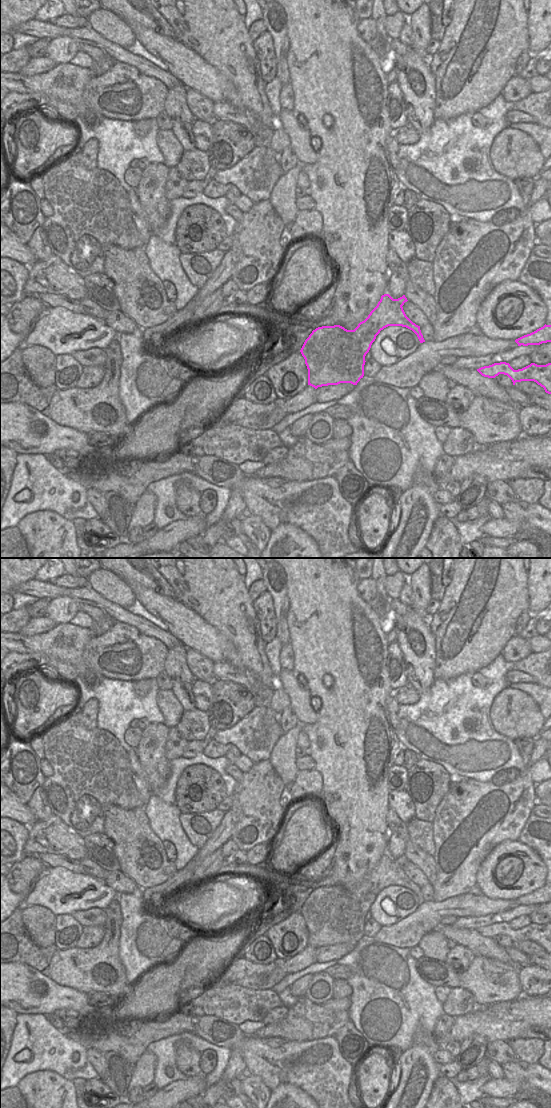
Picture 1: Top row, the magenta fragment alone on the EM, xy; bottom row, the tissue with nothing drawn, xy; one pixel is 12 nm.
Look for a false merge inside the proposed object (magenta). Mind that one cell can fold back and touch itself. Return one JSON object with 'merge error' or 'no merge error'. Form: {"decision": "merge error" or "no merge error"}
{"decision": "merge error"}

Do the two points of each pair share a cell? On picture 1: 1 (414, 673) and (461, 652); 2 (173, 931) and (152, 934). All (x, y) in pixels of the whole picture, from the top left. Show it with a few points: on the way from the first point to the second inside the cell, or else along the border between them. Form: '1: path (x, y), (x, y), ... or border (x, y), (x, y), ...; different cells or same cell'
1: border (435, 640), (434, 676), (436, 678); different cells
2: border (164, 918), (165, 930), (172, 937); different cells

